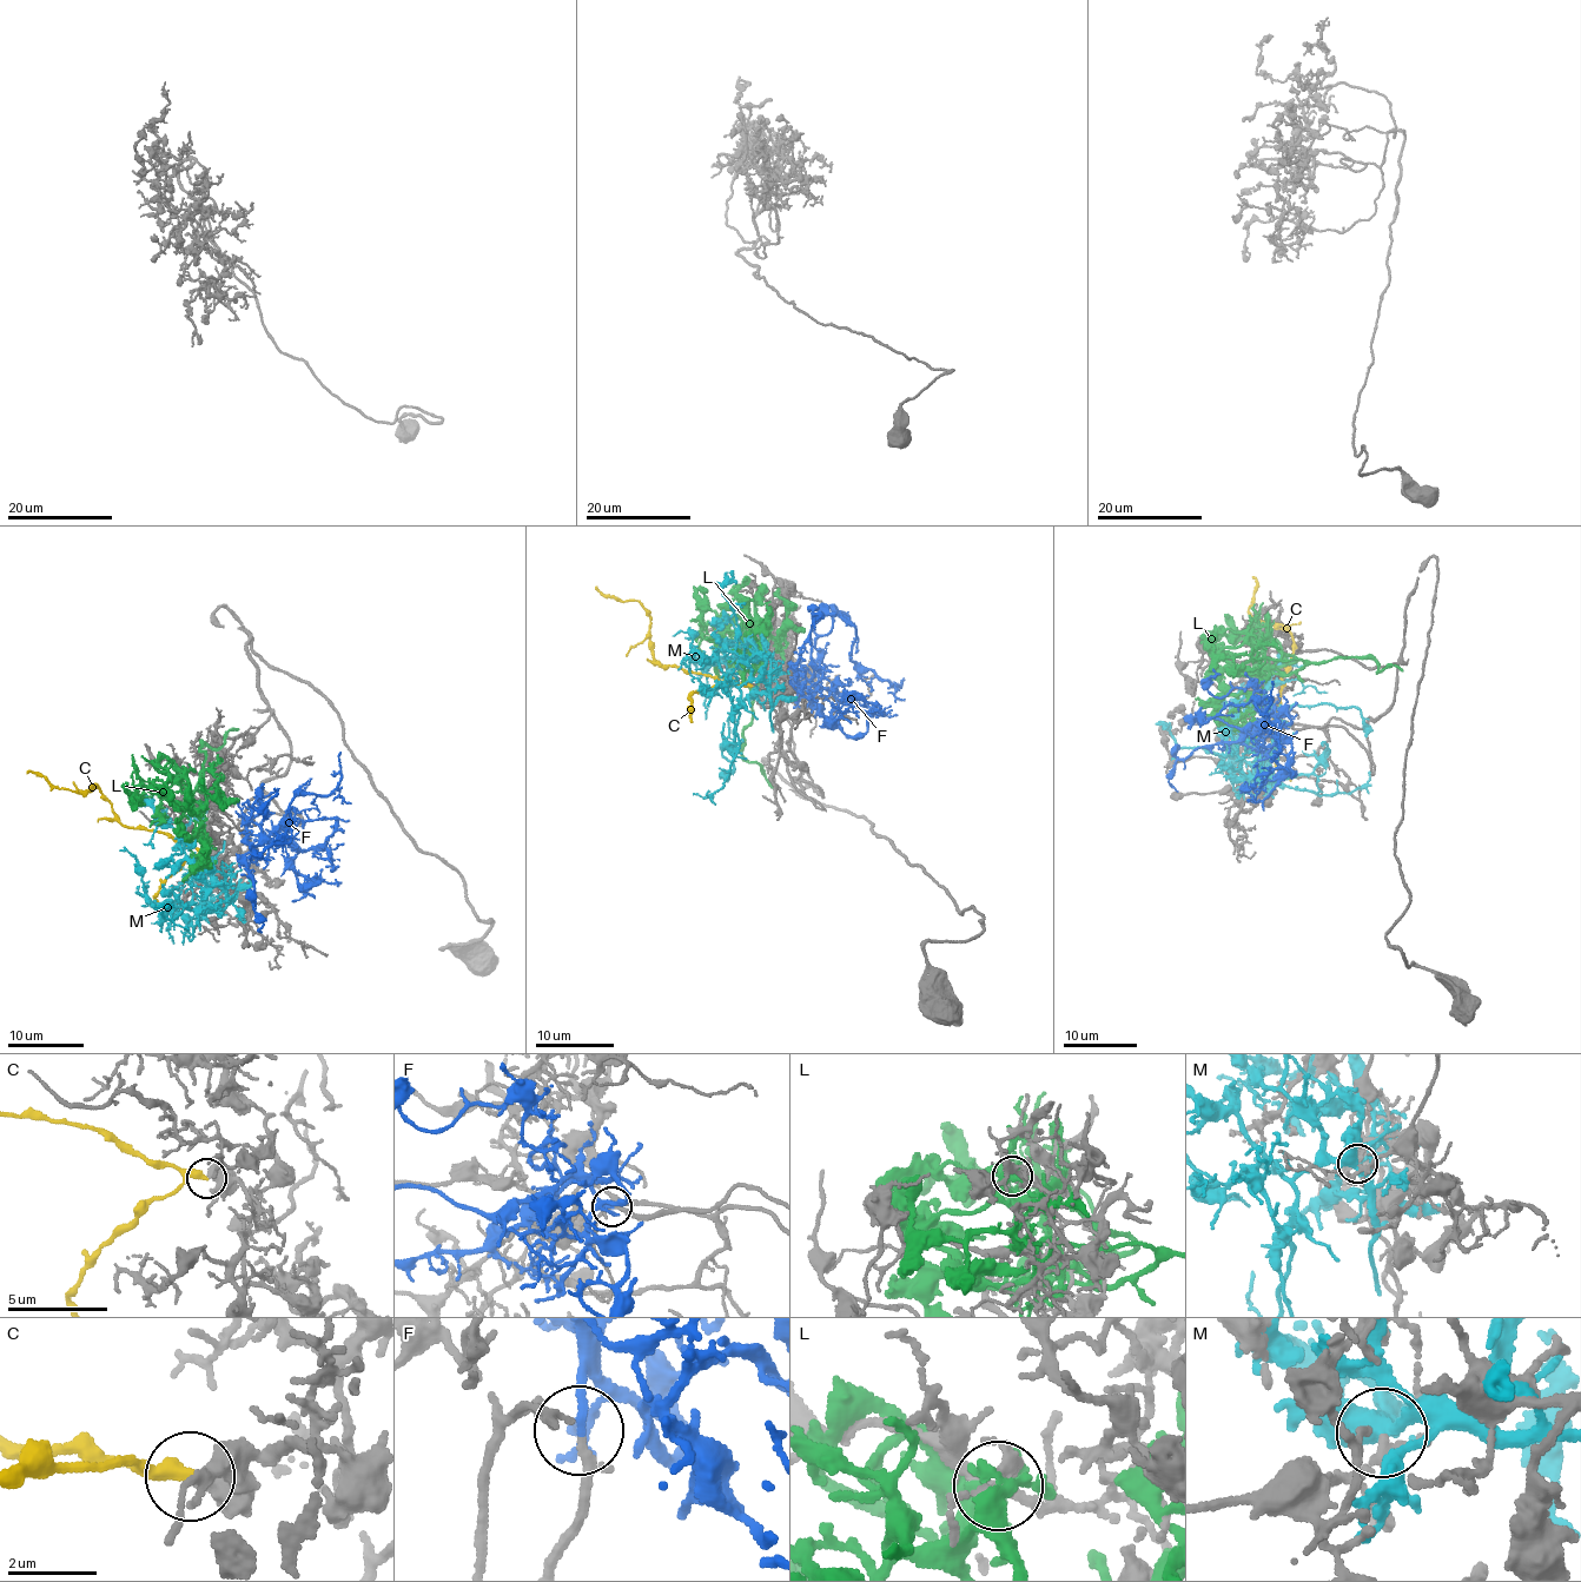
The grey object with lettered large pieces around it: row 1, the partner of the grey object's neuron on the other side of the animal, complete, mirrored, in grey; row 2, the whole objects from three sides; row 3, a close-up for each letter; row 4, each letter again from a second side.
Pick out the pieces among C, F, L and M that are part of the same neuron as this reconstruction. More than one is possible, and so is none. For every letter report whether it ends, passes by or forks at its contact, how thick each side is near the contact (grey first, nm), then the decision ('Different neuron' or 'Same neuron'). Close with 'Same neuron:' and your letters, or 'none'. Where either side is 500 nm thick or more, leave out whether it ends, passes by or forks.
C: Thickness 650 nm (grey) against 240 nm. Different neuron
F: It ends there. Thickness 140 nm (grey) against 170 nm. Same neuron
L: It forks there. Thickness 160 nm (grey) against 320 nm. Different neuron
M: It forks there. Thickness 130 nm (grey) against 360 nm. Different neuron
Same neuron: F

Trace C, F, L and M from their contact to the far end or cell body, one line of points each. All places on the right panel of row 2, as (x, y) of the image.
C: (1271, 728), (1278, 713), (1292, 637), (1281, 624), (1259, 621), (1248, 609), (1256, 584), (1252, 576)
F: (1285, 726), (1268, 715), (1241, 728), (1193, 719), (1254, 701), (1262, 714), (1269, 707), (1271, 681)
L: (1250, 633), (1272, 642), (1283, 674), (1351, 657), (1376, 660), (1376, 673), (1394, 664), (1403, 672)
M: (1242, 781), (1244, 776), (1241, 761), (1226, 739), (1228, 726), (1249, 703), (1355, 707), (1362, 716), (1365, 737)

